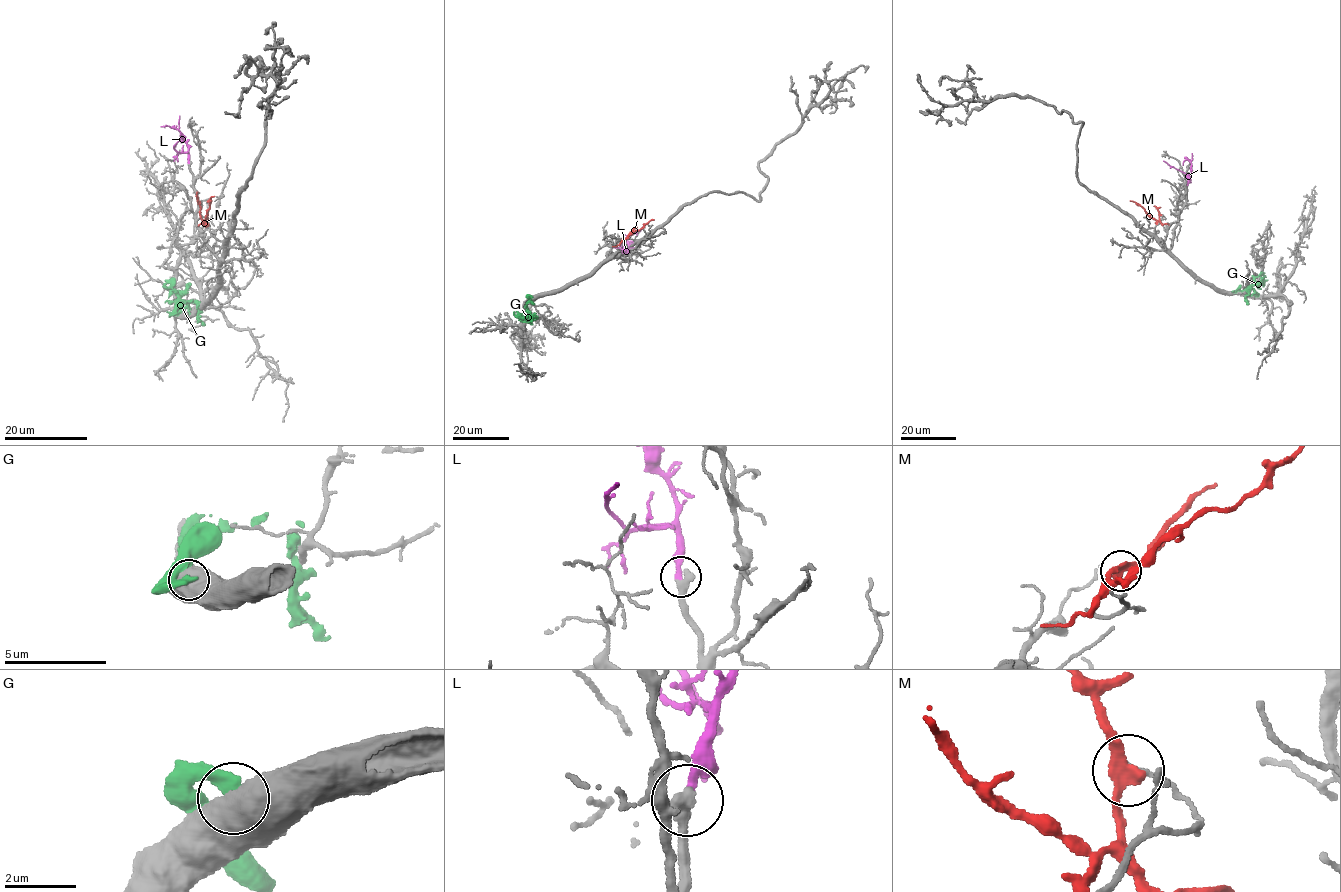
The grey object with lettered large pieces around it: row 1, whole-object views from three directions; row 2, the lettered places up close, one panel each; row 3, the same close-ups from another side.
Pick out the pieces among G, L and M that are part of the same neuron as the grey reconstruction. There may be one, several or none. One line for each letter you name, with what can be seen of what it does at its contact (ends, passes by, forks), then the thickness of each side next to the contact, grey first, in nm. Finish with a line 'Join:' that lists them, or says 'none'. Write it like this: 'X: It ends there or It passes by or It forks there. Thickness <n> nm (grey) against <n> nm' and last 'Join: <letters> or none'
L: It ends there. Thickness 480 nm (grey) against 280 nm
Join: L

